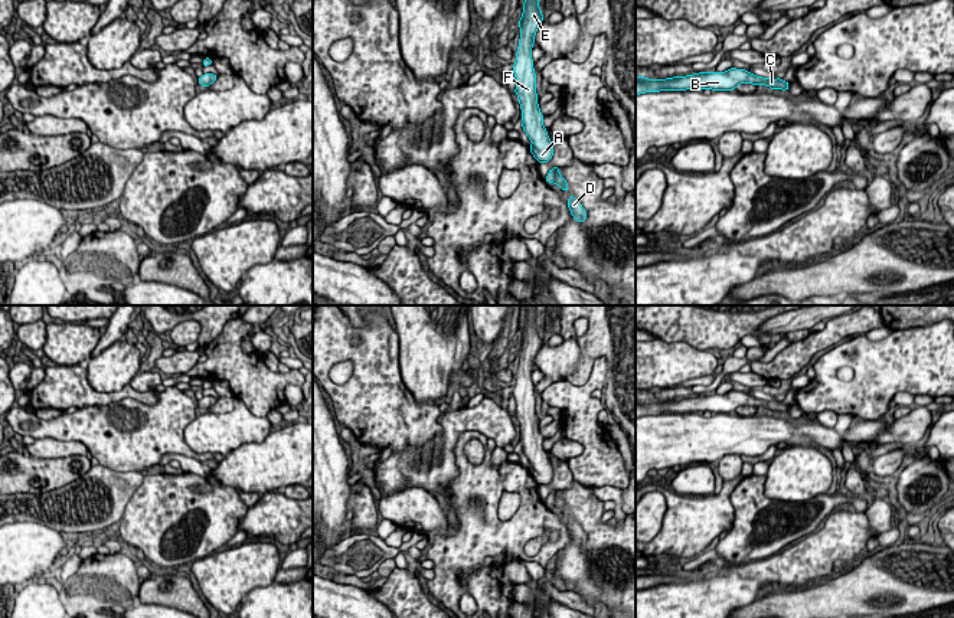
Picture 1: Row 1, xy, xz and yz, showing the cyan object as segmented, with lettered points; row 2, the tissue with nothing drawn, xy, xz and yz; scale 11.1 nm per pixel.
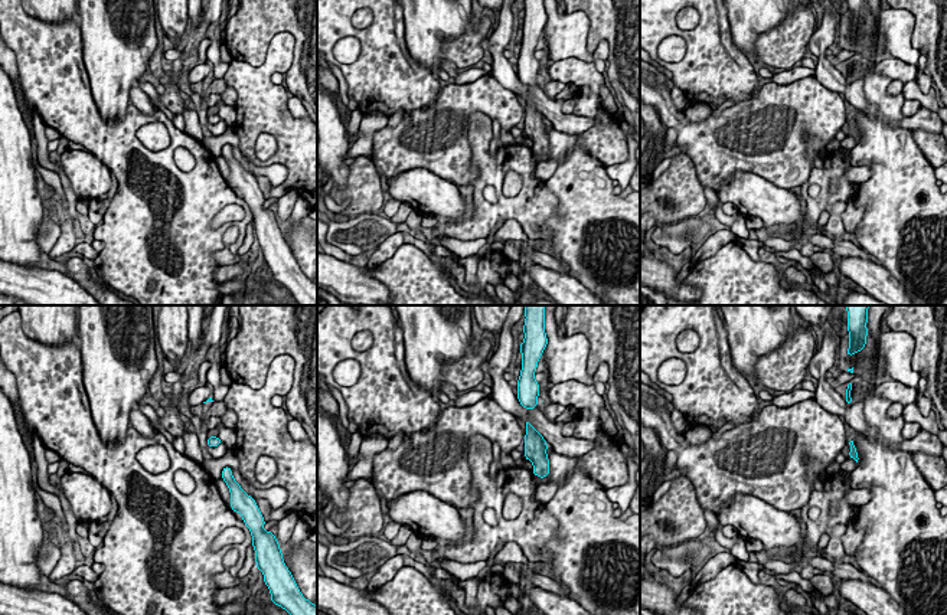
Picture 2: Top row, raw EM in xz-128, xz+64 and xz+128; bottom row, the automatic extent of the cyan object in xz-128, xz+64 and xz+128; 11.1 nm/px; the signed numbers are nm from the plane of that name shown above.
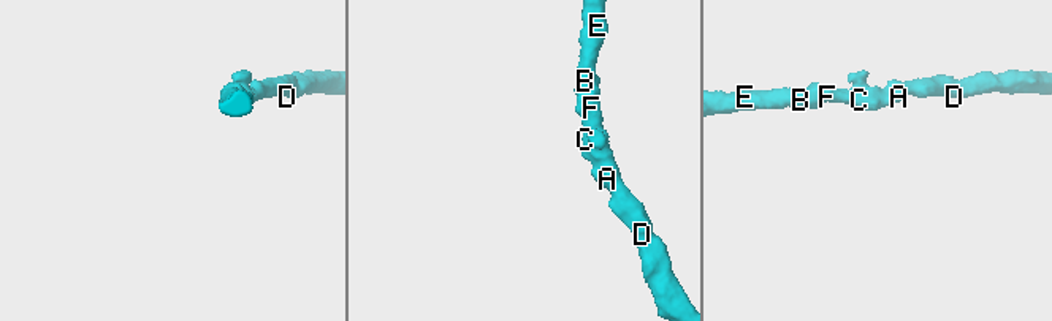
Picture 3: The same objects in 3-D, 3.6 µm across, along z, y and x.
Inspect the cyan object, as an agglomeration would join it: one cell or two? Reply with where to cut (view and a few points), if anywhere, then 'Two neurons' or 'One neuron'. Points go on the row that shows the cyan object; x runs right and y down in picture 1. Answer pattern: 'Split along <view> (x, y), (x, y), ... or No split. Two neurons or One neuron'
No split. One neuron

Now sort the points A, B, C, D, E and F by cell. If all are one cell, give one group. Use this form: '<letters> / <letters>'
A B C D E F

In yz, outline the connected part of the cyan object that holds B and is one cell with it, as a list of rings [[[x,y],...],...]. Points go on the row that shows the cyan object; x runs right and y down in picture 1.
[[[731,68],[726,72],[699,72],[686,76],[673,76],[666,79],[647,79],[644,76],[636,78],[636,95],[646,92],[660,92],[660,91],[686,91],[686,89],[705,89],[712,91],[734,91],[739,84],[752,84],[752,85],[767,85],[772,91],[783,89],[788,91],[790,82],[783,81],[781,78],[762,78],[757,76],[745,69]]]

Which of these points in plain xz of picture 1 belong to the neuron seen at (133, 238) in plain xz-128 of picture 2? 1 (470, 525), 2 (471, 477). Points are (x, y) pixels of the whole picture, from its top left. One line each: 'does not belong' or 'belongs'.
1: belongs
2: belongs

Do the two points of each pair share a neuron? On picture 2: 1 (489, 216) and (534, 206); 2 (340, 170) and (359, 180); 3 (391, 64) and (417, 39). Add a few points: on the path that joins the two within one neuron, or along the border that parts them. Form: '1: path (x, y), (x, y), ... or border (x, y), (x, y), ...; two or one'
1: path (500, 209), (522, 208); one
2: border (349, 166), (346, 185), (343, 187), (333, 187); two
3: border (402, 15), (407, 51), (431, 72); two

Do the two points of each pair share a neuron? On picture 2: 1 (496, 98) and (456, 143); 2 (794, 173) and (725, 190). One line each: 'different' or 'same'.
1: same
2: different

